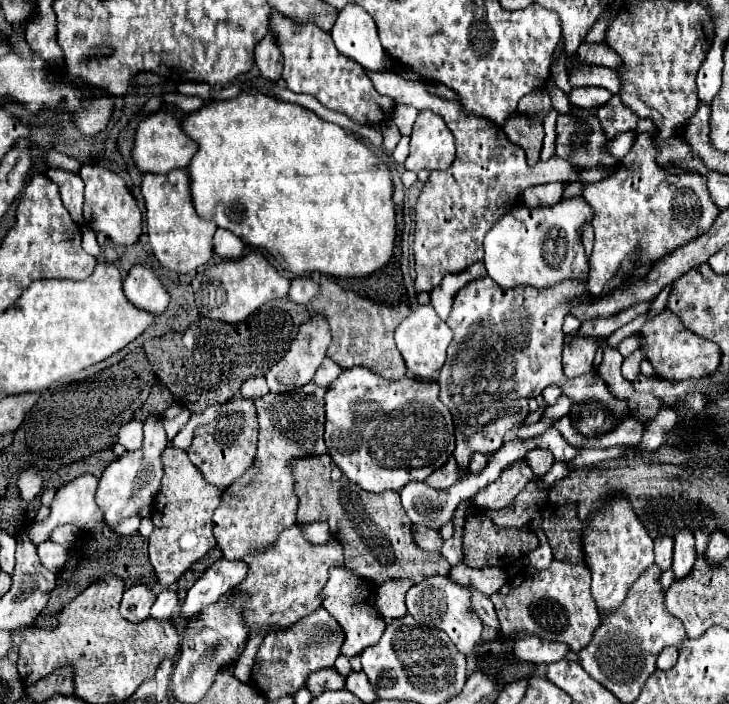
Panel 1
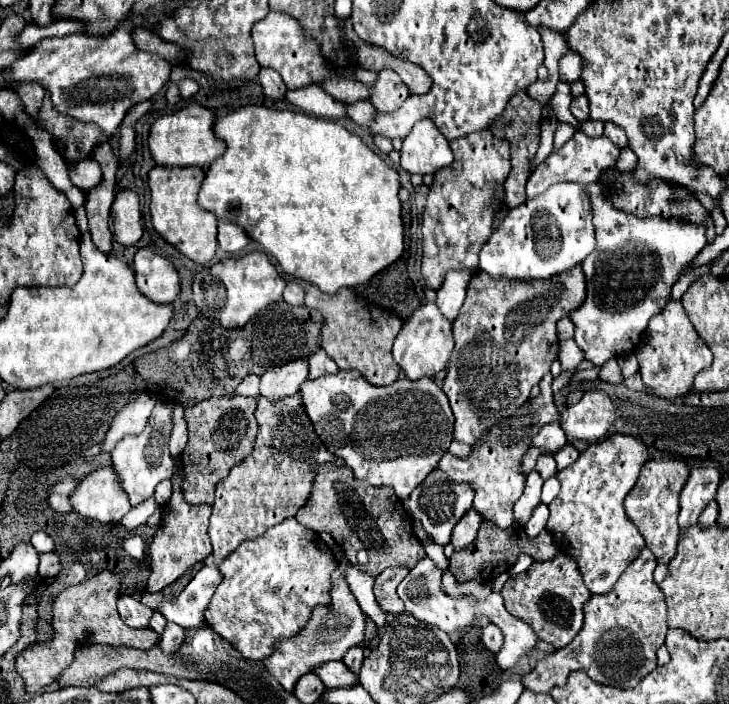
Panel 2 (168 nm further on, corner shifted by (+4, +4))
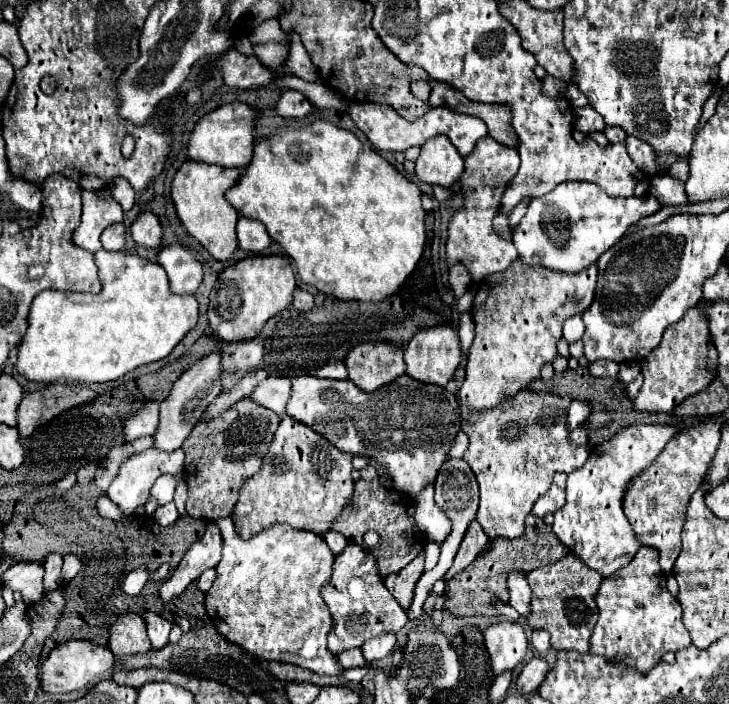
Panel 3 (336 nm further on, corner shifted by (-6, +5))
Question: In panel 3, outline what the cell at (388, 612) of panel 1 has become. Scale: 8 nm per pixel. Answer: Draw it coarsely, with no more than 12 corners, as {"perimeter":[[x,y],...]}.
{"perimeter":[[418,554],[400,572],[384,578],[404,610],[410,608],[414,586],[422,576],[424,556]]}

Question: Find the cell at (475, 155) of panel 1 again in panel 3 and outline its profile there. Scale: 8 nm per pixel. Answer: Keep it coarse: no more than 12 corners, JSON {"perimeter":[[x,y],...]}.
{"perimeter":[[490,136],[464,158],[464,208],[448,226],[446,266],[472,280],[506,270],[514,244],[494,232],[518,172],[516,148]]}

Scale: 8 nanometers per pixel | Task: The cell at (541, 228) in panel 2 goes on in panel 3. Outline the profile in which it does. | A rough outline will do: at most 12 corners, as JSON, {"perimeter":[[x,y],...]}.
{"perimeter":[[592,182],[532,198],[526,266],[578,274],[660,210]]}

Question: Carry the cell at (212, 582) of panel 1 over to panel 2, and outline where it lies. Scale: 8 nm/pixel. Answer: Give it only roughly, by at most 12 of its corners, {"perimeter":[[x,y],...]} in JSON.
{"perimeter":[[204,565],[176,599],[156,611],[180,627],[204,623],[210,595],[222,581]]}

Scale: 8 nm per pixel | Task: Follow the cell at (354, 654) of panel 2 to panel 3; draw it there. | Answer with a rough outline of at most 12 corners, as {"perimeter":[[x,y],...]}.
{"perimeter":[[362,648],[338,656],[344,668],[362,668],[366,658]]}

